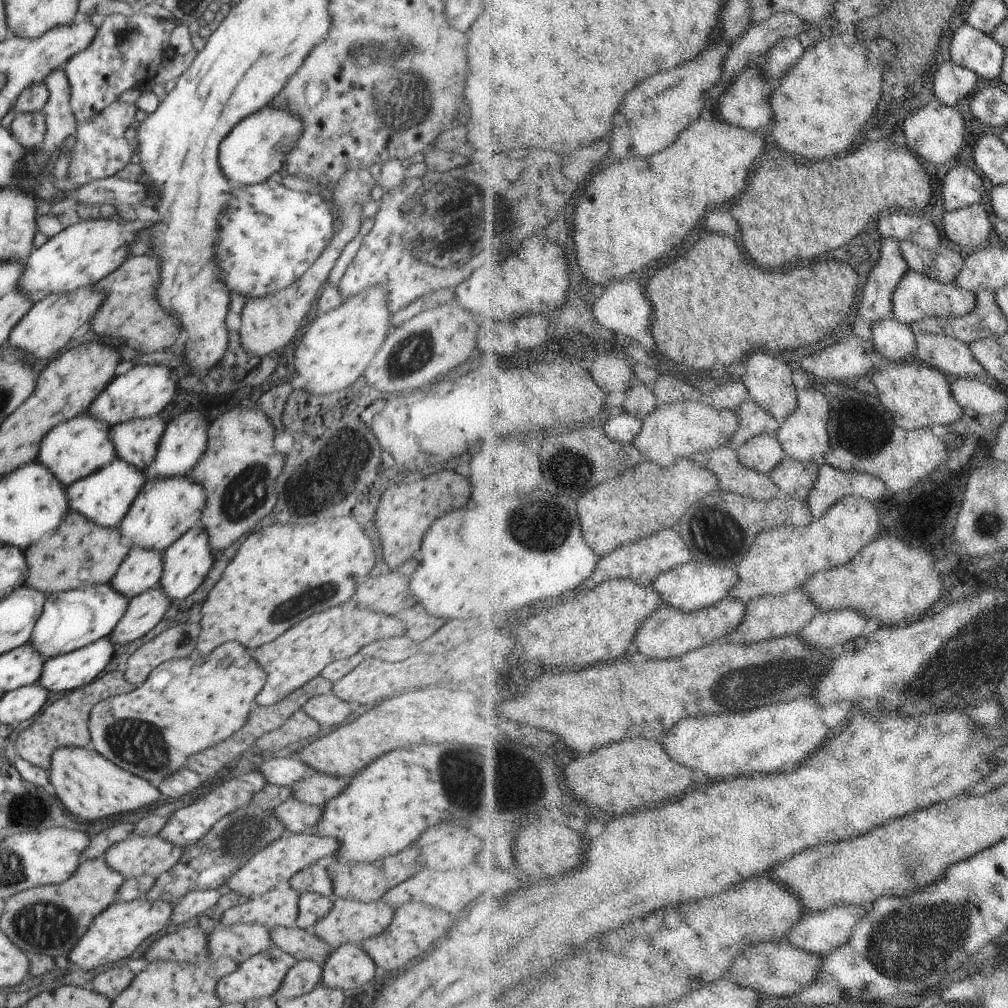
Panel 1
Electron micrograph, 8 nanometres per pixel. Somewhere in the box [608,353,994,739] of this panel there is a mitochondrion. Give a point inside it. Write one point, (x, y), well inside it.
(955, 659)

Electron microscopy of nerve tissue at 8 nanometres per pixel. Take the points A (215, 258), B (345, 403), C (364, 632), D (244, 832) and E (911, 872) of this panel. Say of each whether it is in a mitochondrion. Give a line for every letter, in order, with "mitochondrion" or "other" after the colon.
A: other
B: other
C: other
D: mitochondrion
E: mitochondrion

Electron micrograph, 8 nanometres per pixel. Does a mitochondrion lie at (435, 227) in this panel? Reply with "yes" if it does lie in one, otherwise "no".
yes

